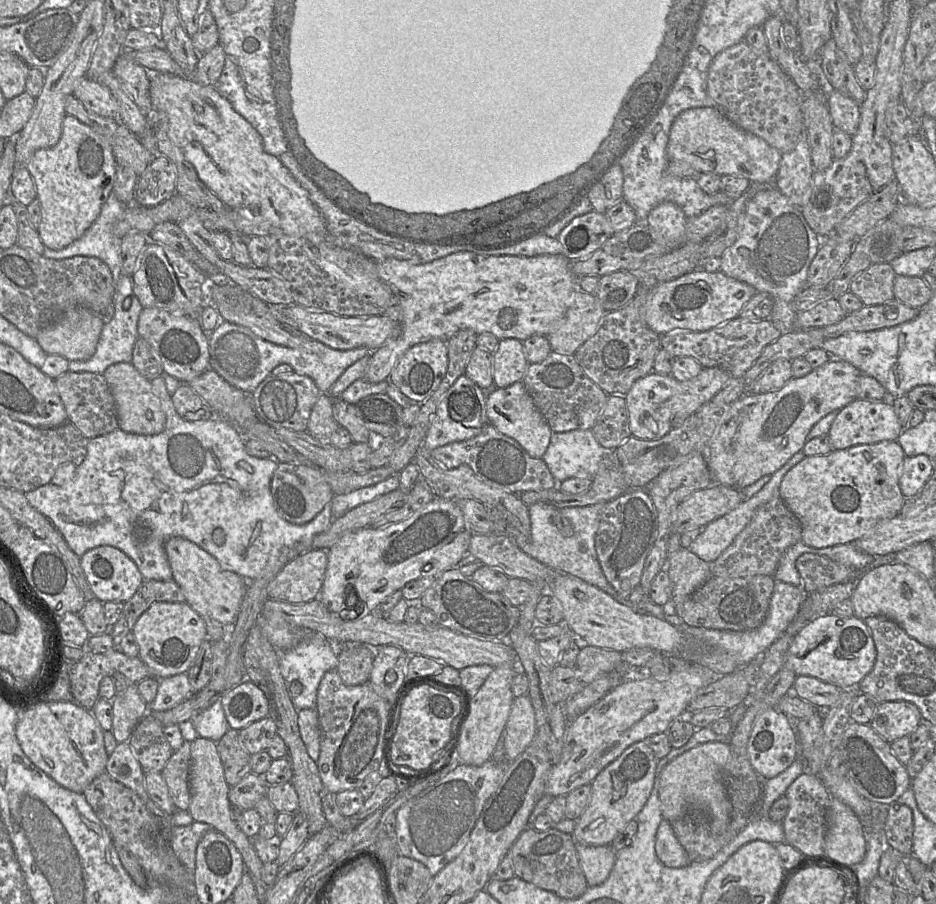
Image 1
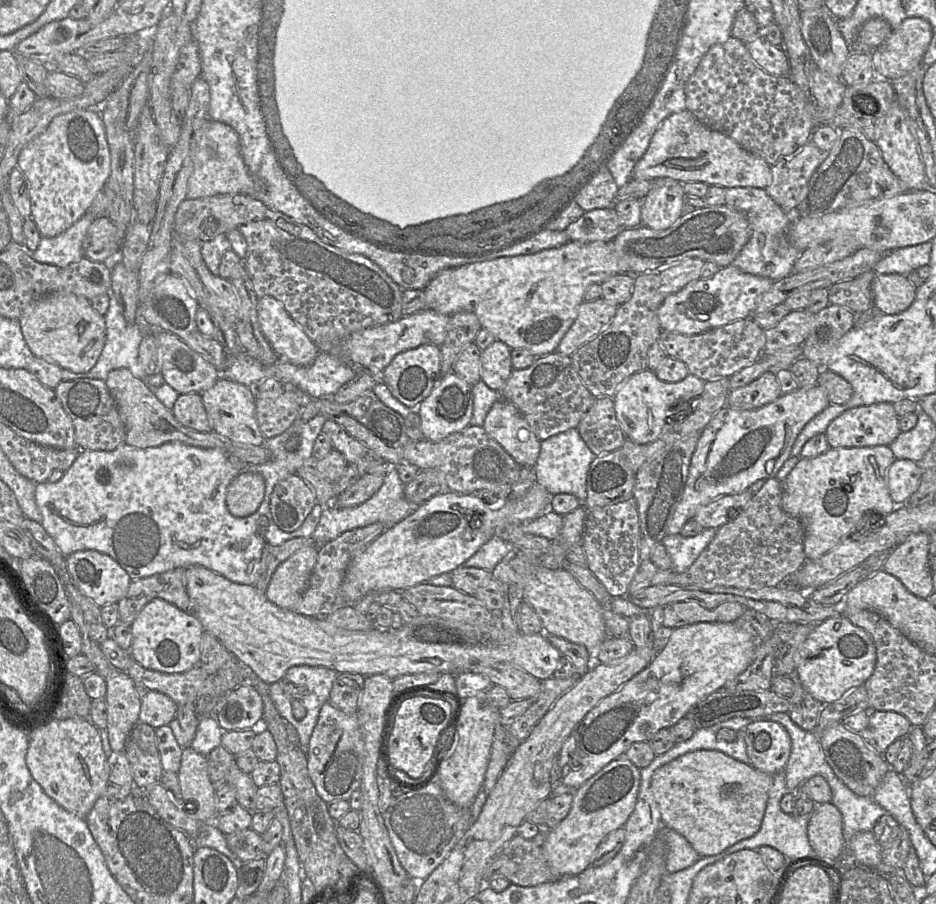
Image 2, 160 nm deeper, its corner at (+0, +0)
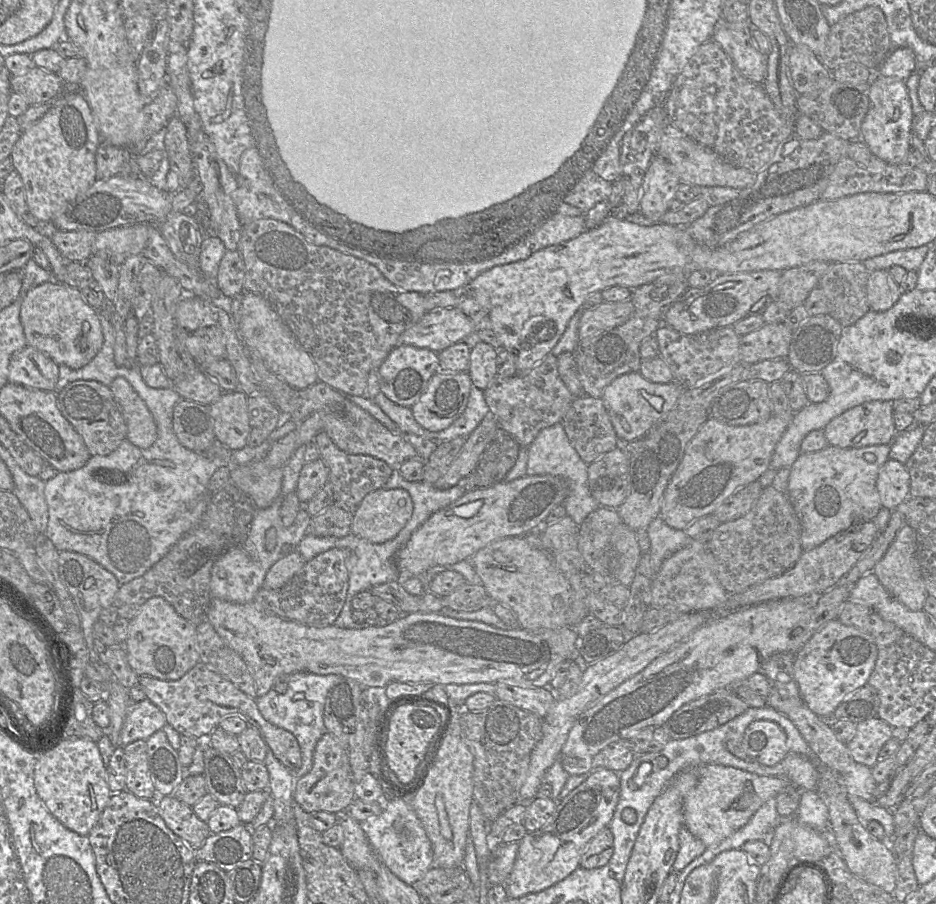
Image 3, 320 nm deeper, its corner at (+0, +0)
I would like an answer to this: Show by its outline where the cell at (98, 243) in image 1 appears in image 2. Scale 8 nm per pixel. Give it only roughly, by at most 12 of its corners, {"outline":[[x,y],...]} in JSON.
{"outline":[[86,213],[58,236],[42,237],[31,256],[61,268],[84,258],[94,219]]}

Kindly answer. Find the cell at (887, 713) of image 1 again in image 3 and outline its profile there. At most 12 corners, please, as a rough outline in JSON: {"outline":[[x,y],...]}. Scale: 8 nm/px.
{"outline":[[878,716],[856,724],[846,745],[856,763],[872,767],[892,727]]}

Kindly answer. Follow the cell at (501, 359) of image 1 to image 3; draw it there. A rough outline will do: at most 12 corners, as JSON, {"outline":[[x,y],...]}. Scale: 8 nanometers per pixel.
{"outline":[[471,343],[468,374],[484,391],[497,376],[498,350]]}

